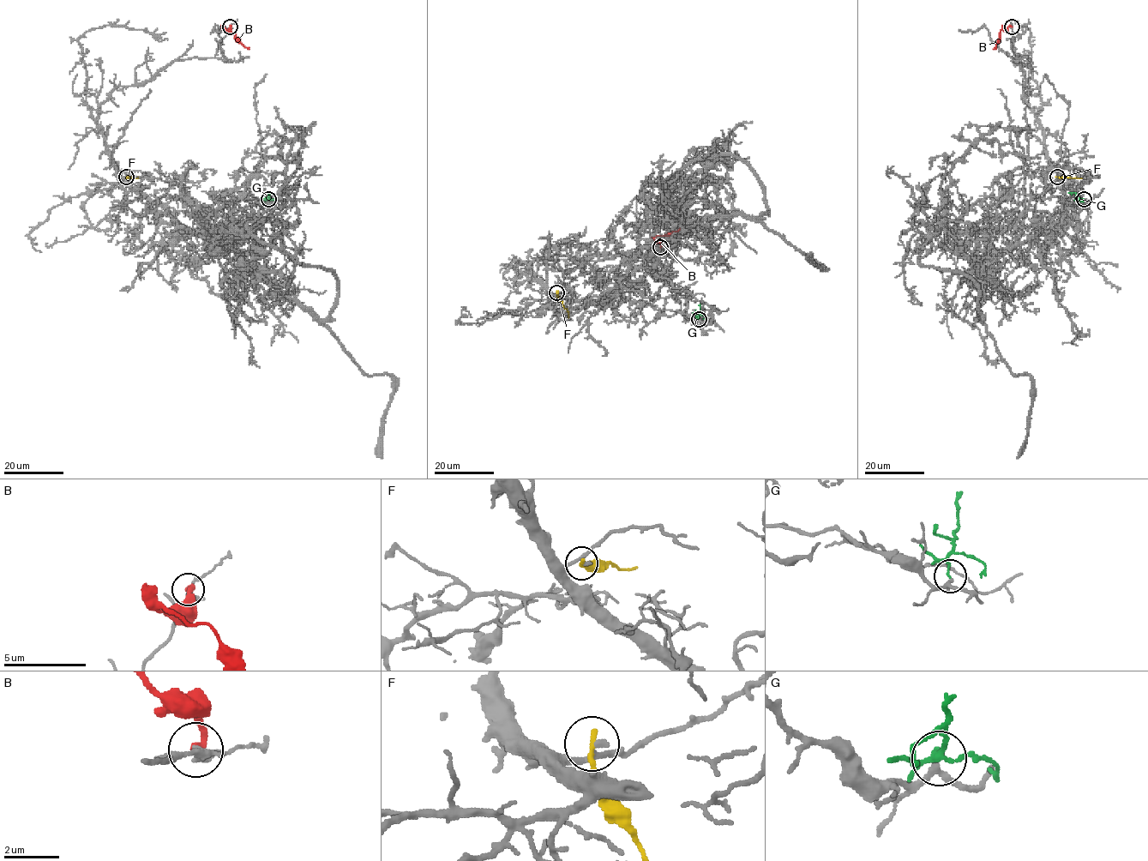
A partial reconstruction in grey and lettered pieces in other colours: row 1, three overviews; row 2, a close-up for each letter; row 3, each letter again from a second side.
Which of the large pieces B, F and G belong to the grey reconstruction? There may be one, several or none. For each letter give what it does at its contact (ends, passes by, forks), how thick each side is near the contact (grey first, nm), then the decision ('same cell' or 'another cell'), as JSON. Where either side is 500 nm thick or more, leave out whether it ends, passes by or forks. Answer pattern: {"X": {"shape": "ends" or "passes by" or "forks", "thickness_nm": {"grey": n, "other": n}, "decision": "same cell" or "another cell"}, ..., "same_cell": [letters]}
{"B": {"shape": "ends", "thickness_nm": {"grey": 280, "other": 240}, "decision": "another cell"}, "F": {"shape": "ends", "thickness_nm": {"grey": 200, "other": 190}, "decision": "another cell"}, "G": {"shape": "ends", "thickness_nm": {"grey": 180, "other": 110}, "decision": "another cell"}, "same_cell": []}

